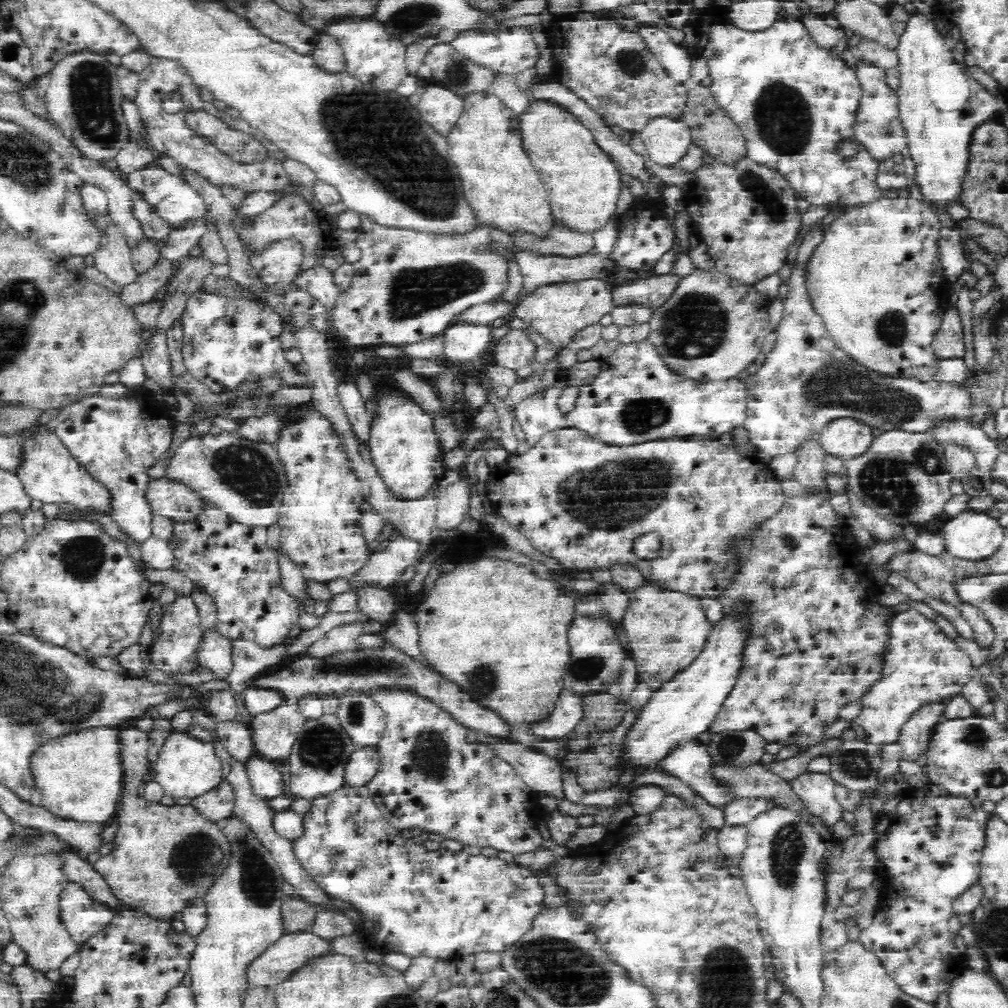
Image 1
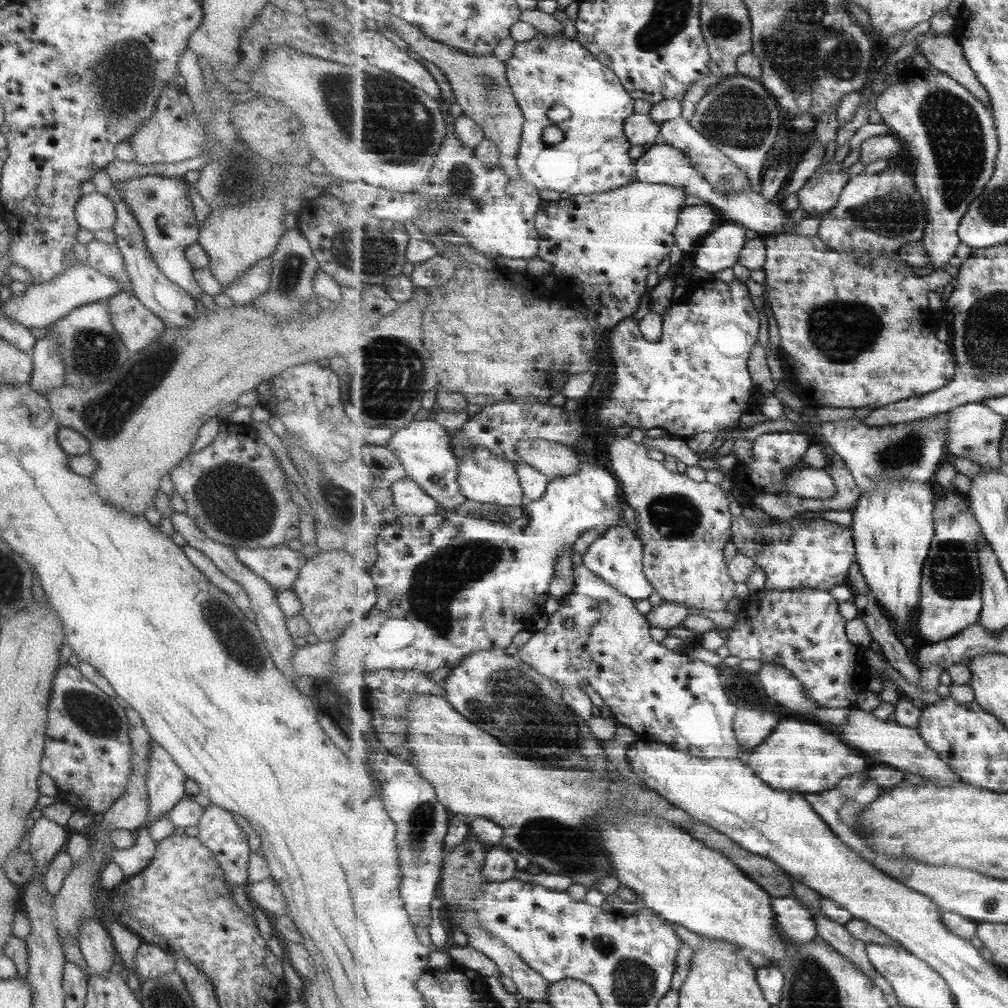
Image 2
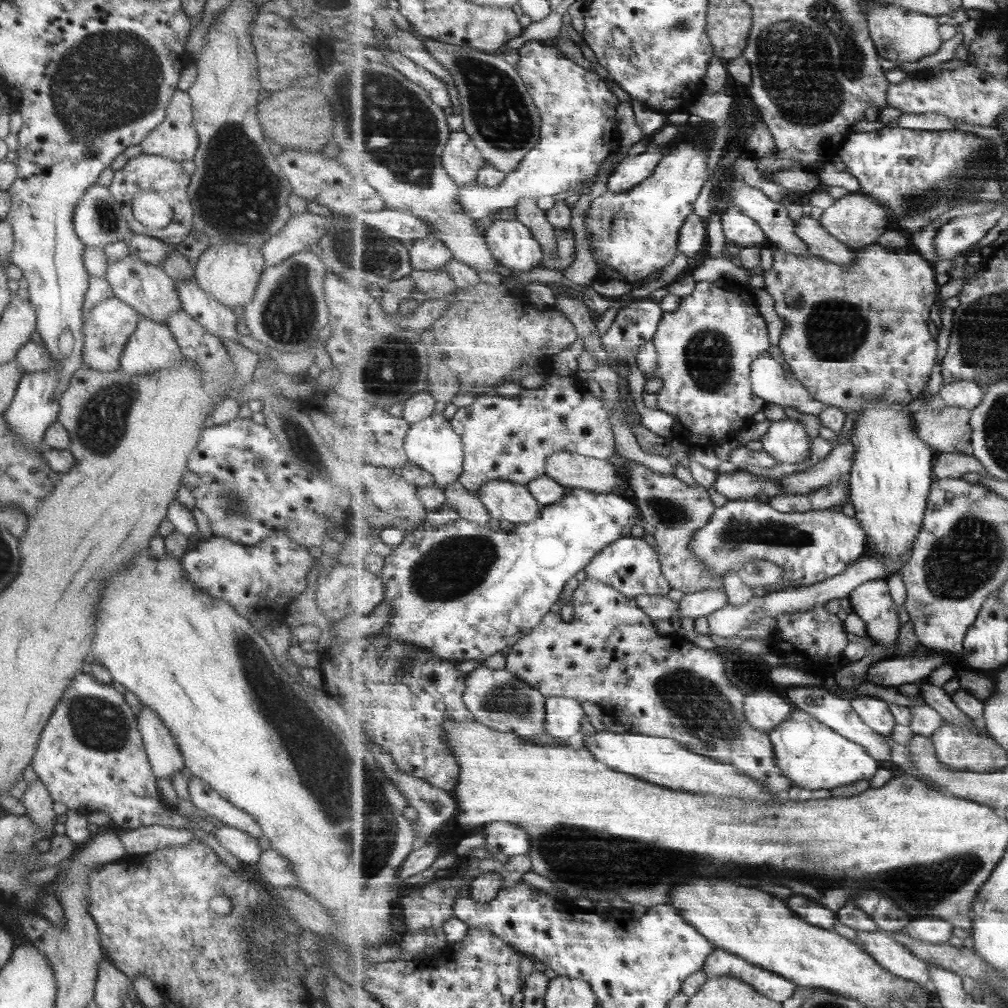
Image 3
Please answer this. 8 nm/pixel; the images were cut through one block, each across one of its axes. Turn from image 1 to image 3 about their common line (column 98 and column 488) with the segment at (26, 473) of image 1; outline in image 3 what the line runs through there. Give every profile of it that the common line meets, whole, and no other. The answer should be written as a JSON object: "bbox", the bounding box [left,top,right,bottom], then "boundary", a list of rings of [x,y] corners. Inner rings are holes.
{"bbox":[478,481,544,525],"boundary":[[[512,481],[490,482],[486,487],[482,487],[478,497],[486,503],[494,519],[498,521],[507,520],[514,525],[538,521],[542,517],[542,510],[544,509],[543,504],[533,496],[533,492],[528,486]]]}

